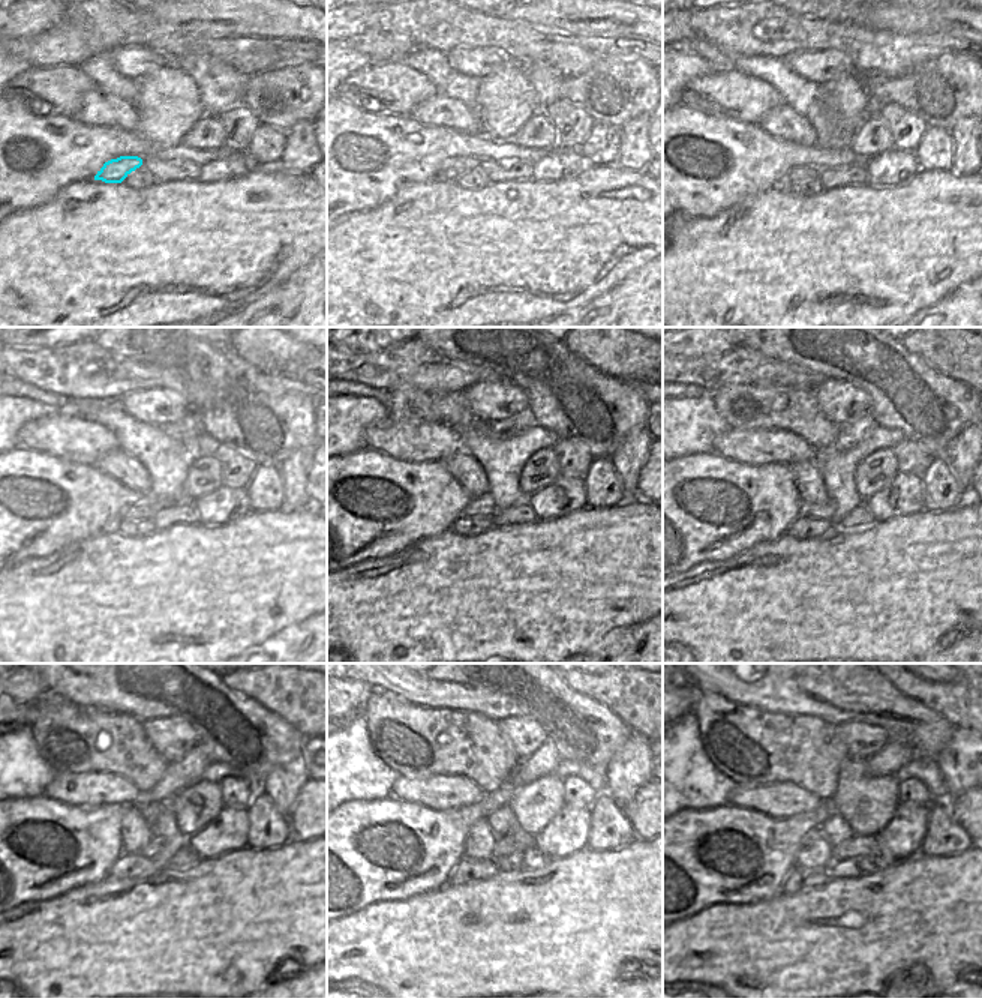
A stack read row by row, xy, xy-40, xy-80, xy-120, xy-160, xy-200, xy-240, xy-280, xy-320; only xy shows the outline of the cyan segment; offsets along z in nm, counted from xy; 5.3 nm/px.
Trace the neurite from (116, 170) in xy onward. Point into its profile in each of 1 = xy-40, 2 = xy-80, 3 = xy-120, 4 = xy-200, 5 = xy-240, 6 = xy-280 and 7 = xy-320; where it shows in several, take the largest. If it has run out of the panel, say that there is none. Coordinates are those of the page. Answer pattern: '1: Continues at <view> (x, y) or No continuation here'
1: Continues at xy-40 (452, 170)
2: Continues at xy-80 (799, 173)
3: Continues at xy-120 (143, 509)
4: Continues at xy-200 (825, 511)
5: Continues at xy-240 (155, 845)
6: Continues at xy-280 (516, 841)
7: Continues at xy-320 (856, 847).

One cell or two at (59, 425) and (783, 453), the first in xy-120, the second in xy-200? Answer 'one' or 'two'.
one

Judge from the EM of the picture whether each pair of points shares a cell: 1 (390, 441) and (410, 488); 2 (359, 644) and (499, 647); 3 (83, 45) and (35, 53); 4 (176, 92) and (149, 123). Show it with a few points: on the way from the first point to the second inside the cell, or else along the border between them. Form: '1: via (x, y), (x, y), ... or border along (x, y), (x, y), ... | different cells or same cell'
1: border along (365, 447), (380, 450), (399, 461), (434, 461) | different cells
2: via (393, 637), (465, 637) | same cell
3: via (71, 45), (47, 48) | same cell
4: via (168, 99), (168, 104), (156, 116) | same cell

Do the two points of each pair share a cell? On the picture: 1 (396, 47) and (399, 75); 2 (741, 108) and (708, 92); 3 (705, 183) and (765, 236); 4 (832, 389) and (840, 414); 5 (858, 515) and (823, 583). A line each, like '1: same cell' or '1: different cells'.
1: different cells
2: same cell
3: different cells
4: same cell
5: different cells

